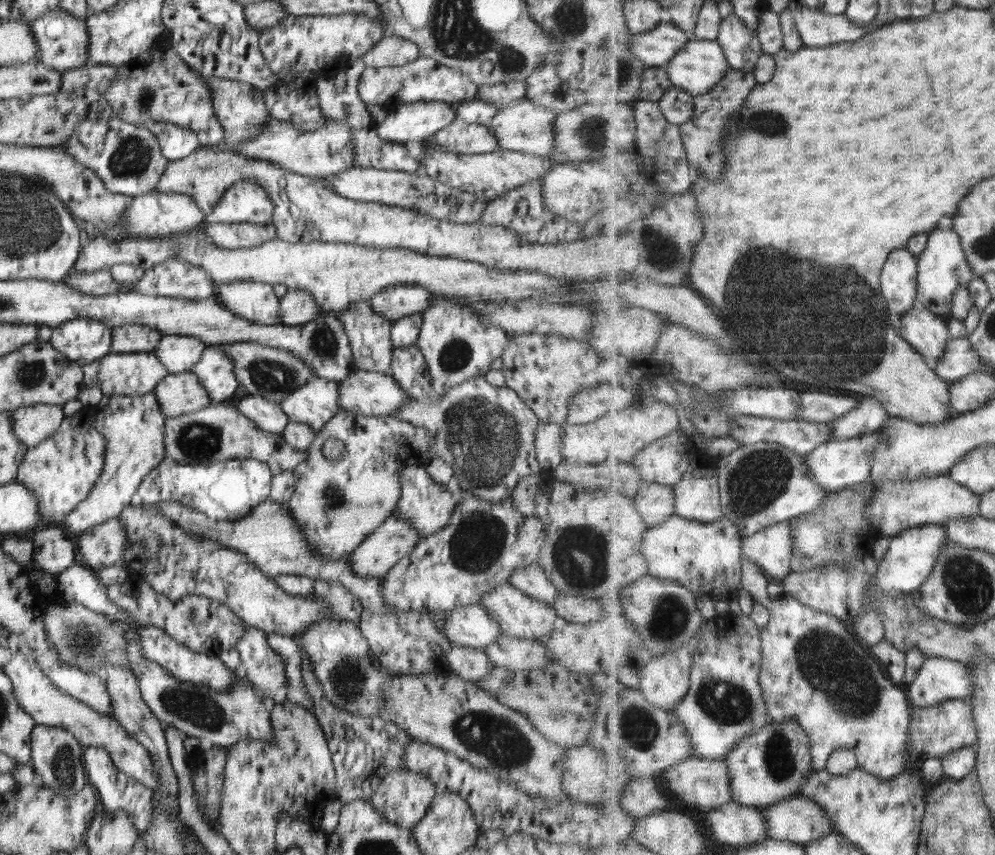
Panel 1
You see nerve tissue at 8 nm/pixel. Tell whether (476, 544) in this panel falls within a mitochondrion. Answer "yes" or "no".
yes

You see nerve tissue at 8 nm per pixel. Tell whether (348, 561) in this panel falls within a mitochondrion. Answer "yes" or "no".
no

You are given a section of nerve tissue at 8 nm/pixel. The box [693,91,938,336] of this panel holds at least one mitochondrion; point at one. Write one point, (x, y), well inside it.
(772, 124)

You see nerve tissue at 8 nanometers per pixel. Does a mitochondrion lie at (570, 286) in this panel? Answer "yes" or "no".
no

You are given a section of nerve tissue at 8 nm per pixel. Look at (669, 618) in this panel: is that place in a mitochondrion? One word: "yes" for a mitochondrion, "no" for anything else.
yes

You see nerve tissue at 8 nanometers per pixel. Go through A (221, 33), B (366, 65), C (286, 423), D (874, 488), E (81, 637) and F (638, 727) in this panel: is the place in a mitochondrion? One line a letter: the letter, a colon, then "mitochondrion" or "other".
A: other
B: other
C: other
D: other
E: mitochondrion
F: mitochondrion

